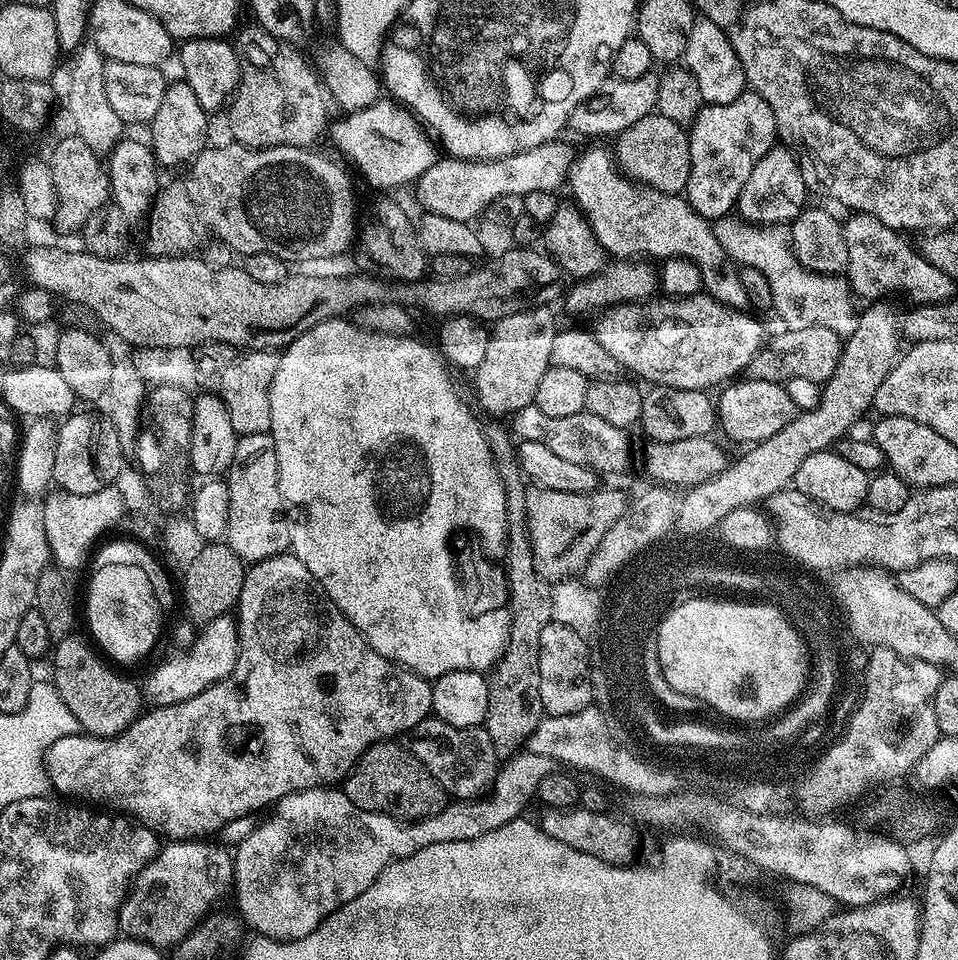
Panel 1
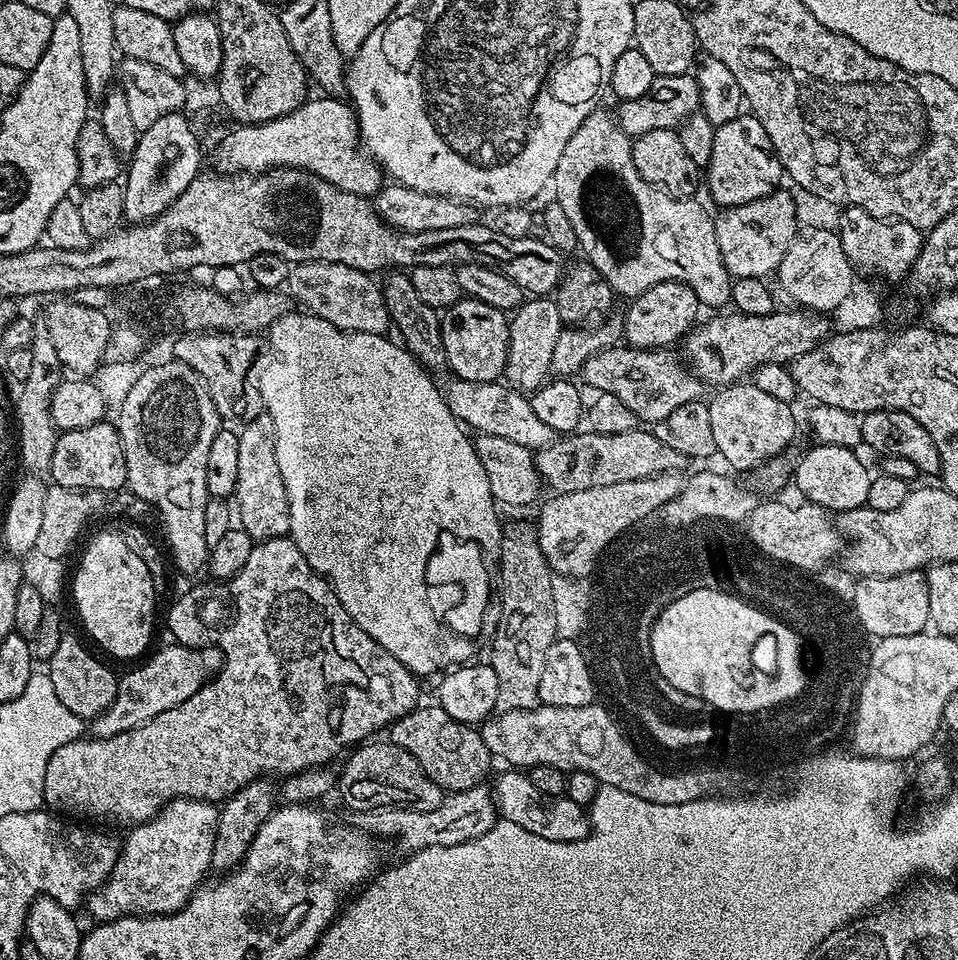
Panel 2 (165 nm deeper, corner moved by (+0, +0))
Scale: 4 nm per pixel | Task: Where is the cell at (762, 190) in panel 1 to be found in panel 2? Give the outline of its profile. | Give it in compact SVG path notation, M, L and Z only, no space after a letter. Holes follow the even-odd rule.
M773 189L770 195L740 207L723 209L720 216L715 217L719 252L730 276L764 278L777 271L783 254L800 227L796 202L788 191L782 189Z

